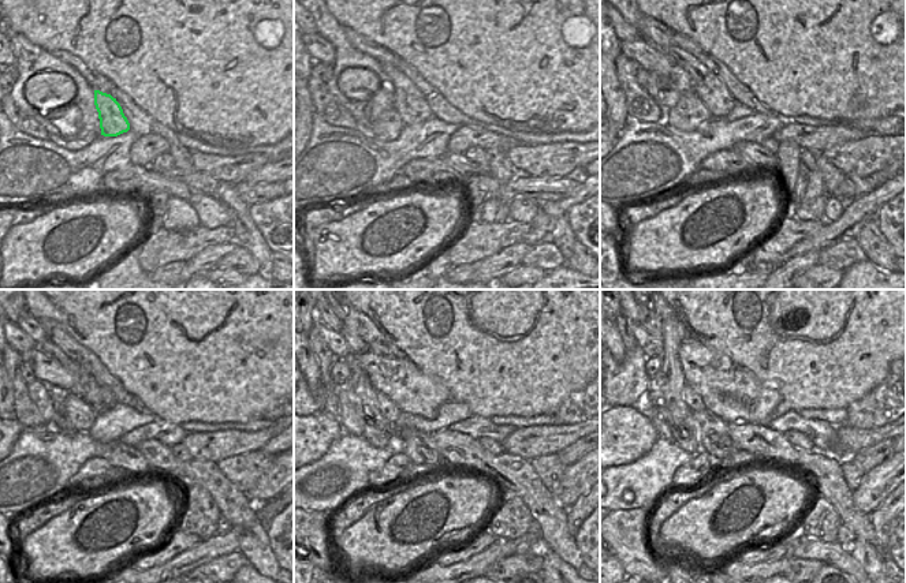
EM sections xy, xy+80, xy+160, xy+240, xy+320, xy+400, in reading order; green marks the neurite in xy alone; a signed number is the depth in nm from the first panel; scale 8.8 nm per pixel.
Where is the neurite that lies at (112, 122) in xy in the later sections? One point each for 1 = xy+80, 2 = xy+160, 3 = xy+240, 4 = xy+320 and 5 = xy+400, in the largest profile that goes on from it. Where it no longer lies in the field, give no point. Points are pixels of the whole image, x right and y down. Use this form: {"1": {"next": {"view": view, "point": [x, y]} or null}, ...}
{"1": {"next": {"view": "xy+80", "point": [412, 104]}}, "2": {"next": {"view": "xy+160", "point": [708, 86]}}, "3": {"next": {"view": "xy+240", "point": [48, 347]}}, "4": {"next": {"view": "xy+320", "point": [357, 344]}}, "5": {"next": {"view": "xy+400", "point": [652, 322]}}}

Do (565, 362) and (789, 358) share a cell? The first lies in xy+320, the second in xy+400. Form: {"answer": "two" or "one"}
{"answer": "one"}

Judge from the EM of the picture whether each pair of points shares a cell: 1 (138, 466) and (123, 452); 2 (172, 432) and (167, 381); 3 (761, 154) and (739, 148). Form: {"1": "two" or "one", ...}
{"1": "one", "2": "two", "3": "one"}

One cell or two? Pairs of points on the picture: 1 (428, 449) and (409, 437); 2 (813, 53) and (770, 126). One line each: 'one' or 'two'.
1: one
2: two

